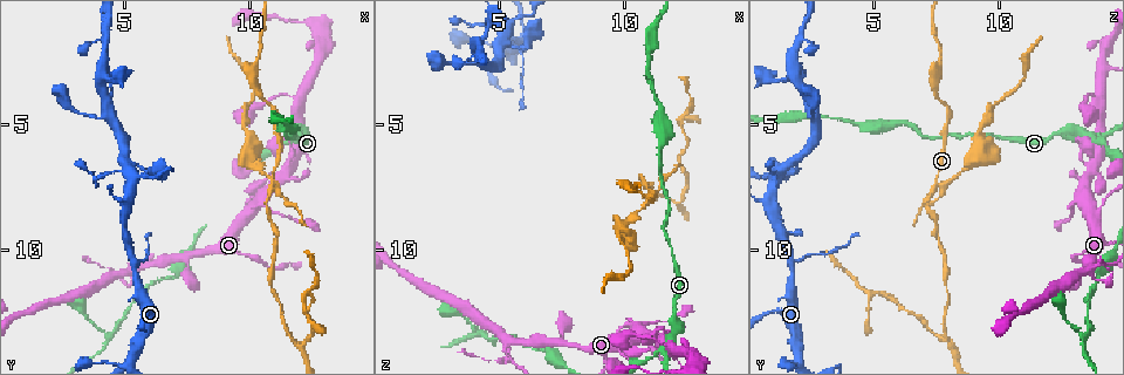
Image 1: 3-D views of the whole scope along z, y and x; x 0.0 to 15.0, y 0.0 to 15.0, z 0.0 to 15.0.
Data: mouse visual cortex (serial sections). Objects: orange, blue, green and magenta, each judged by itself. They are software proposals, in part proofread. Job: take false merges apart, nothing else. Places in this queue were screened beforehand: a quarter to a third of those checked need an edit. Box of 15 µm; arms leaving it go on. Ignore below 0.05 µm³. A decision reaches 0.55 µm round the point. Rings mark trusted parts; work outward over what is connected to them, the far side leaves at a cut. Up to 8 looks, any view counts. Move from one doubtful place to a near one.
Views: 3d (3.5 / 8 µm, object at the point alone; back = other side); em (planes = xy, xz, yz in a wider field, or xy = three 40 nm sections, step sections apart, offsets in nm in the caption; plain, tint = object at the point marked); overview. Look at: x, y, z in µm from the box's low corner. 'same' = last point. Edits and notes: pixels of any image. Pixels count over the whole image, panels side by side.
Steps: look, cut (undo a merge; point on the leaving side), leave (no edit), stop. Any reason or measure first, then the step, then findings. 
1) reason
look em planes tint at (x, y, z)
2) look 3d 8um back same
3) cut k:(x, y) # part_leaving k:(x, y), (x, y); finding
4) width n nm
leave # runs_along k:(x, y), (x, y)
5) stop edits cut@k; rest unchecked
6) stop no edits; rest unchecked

abrupt turn
look 3d 3.5um at (5.4, 10.6, 1.7)

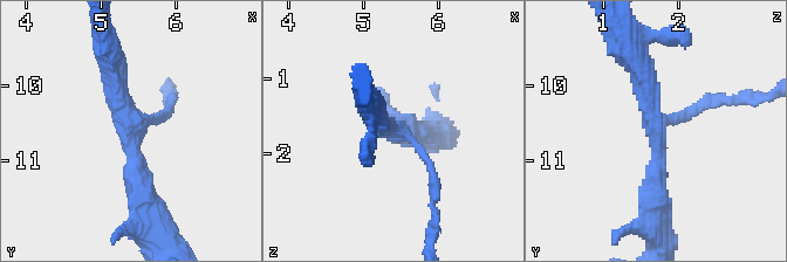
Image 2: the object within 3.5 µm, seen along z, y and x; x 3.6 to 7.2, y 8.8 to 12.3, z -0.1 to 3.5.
arms 3; arm_widths 150, 300, 350 nm; need the tissue
look em xy step 2 tint at (5.40, 10.65, 1.75)

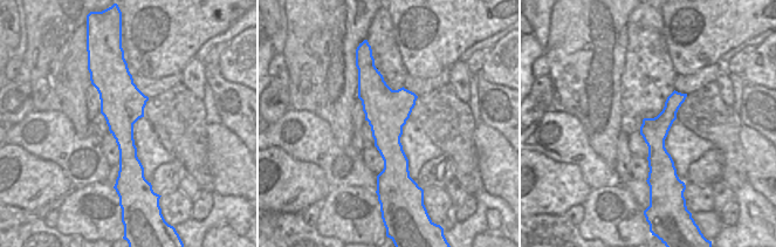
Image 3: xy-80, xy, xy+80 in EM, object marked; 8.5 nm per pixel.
width 380 nm
cut 2:(170, 98) # part_leaving 2:(673, 118), (745, 94), (770, 97); a second cell is stuck on

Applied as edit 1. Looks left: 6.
sudden change in width
look em xy step 5 tint at (10.5, 8.1, 13.2)

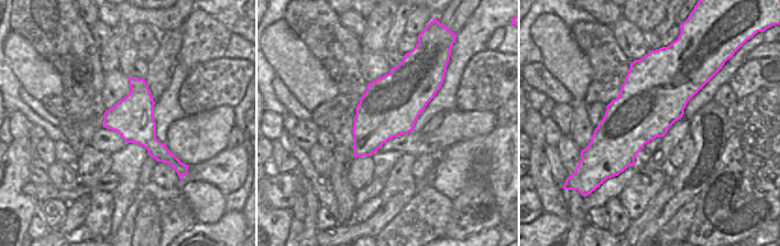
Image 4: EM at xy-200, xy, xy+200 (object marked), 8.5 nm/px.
look 3d 3.5um same

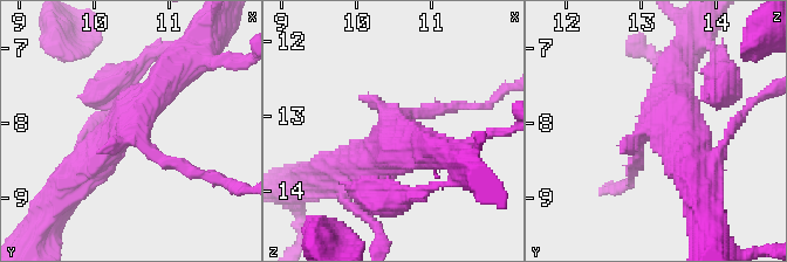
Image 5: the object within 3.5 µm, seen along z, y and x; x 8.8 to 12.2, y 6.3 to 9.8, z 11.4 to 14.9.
leave # runs_along 5:(80, 177), (187, 61); all the same cell

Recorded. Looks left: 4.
three-way junction
look 3d 3.5um at (11.5, 5.7, 14.0)

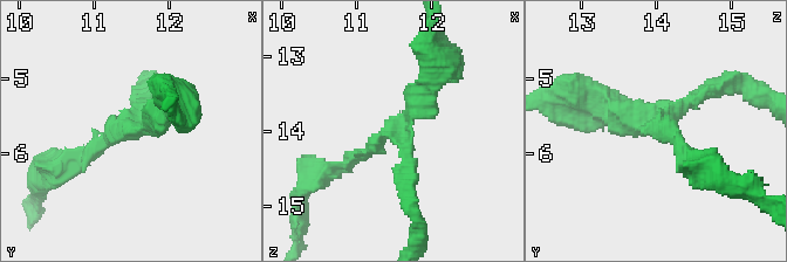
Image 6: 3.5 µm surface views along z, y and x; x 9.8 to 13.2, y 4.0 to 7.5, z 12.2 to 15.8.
arms 3; arm_widths 150, 200, 350 nm
look em planes tint at (11.55, 5.70, 13.95)

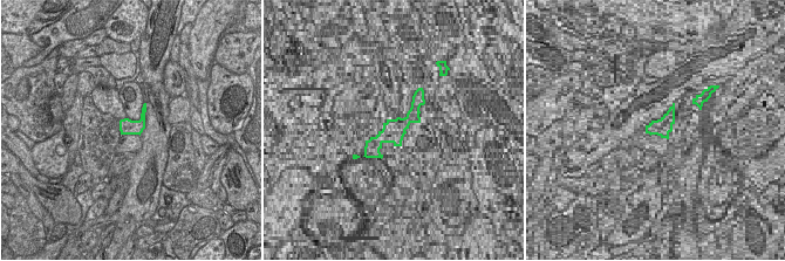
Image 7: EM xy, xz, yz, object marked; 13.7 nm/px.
leave # runs_along 6:(436, 75), (408, 121), (339, 169); one cell here

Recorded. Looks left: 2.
stop edits cut@2; rest unchecked

